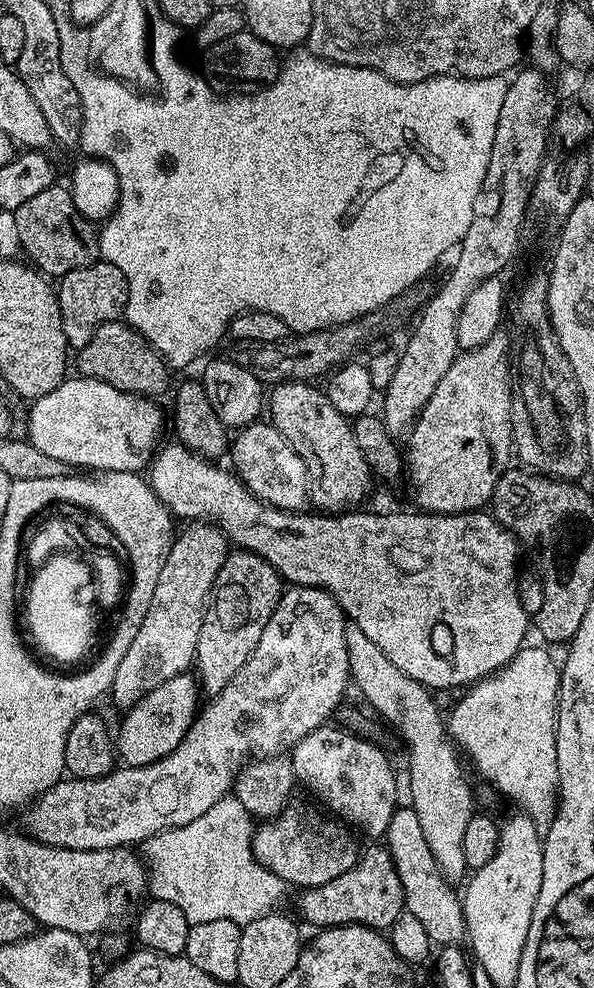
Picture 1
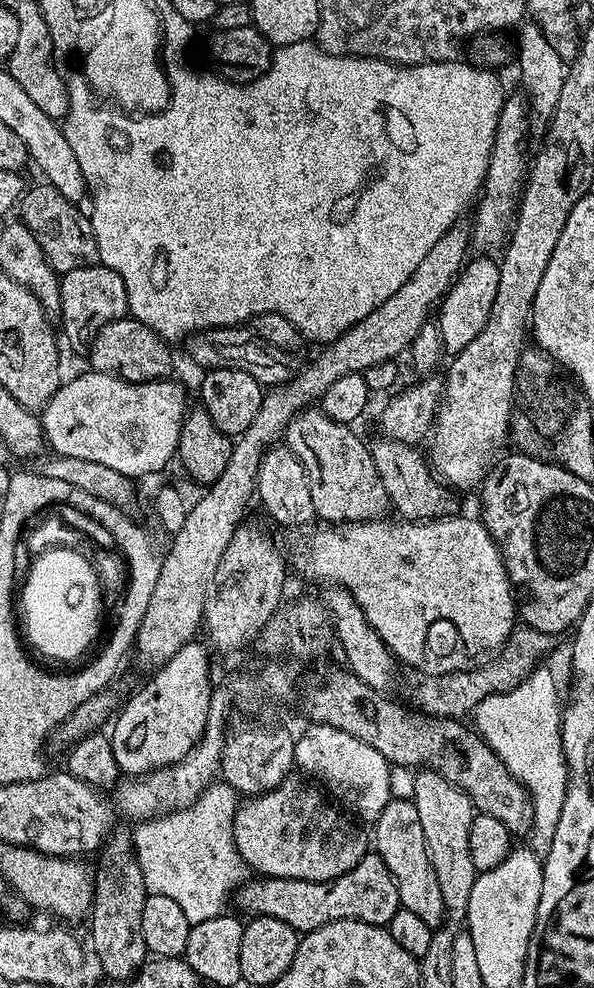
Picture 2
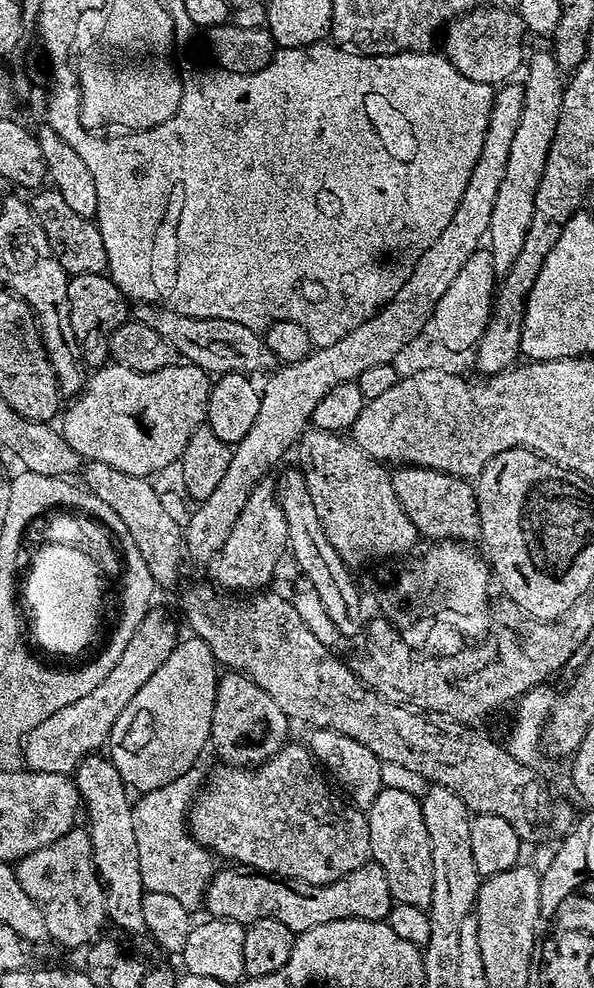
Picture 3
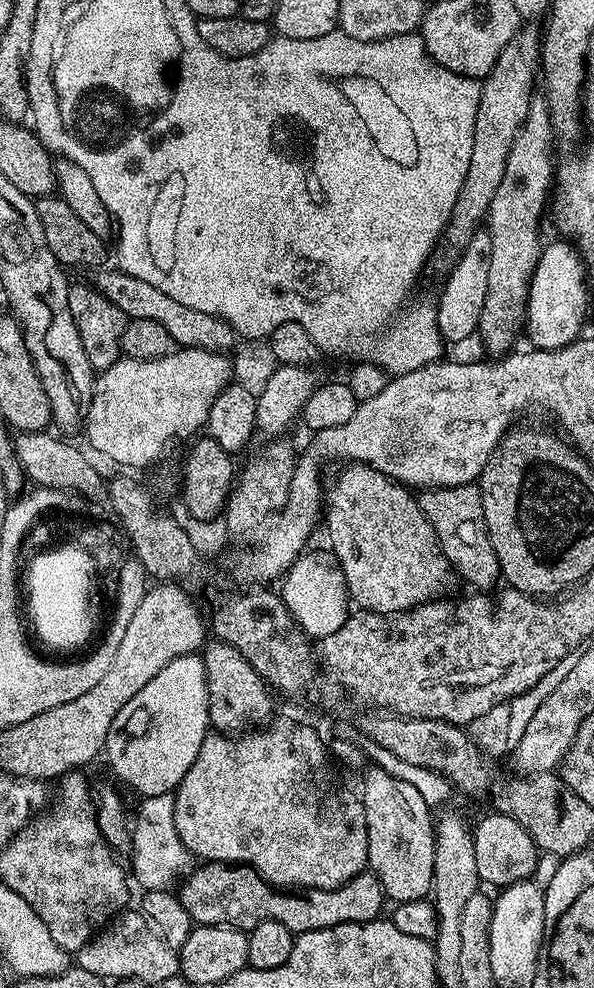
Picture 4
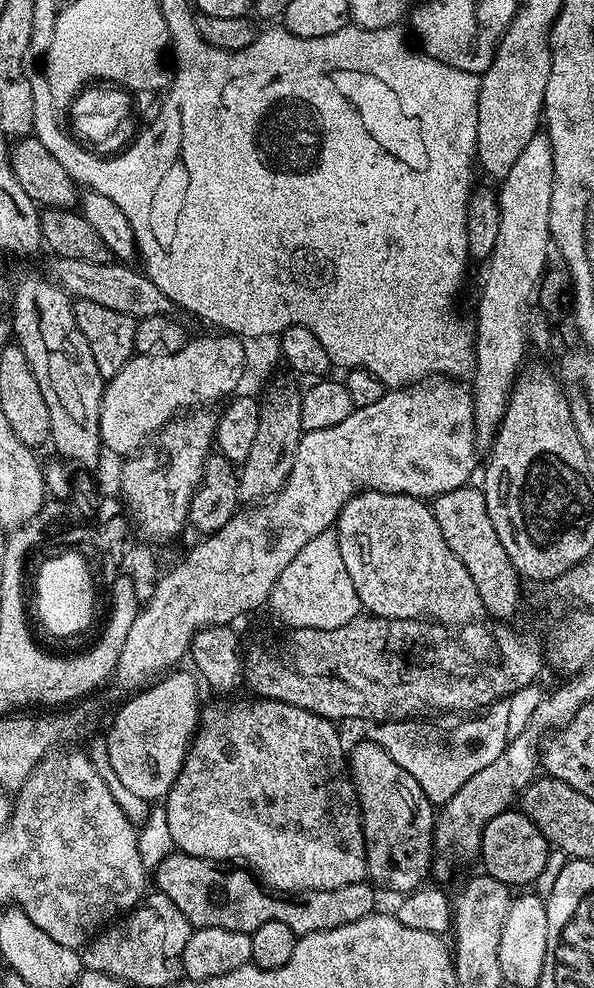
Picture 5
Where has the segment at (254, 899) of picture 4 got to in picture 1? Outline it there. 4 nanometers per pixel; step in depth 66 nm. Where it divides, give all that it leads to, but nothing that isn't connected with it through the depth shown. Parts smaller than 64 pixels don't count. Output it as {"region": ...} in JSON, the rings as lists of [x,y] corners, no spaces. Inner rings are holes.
{"region":[[[387,847],[368,848],[359,853],[358,859],[346,874],[338,874],[331,882],[322,886],[305,888],[300,895],[300,916],[308,924],[313,924],[313,929],[337,928],[343,924],[364,924],[367,928],[387,930],[406,910],[404,907],[404,891],[402,882],[398,882],[398,870],[394,866],[394,858],[388,853]]]}

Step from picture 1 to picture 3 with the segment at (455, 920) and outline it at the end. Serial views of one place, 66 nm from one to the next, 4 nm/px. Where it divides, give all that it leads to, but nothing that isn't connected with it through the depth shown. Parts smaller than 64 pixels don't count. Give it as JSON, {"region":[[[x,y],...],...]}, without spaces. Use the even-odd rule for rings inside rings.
{"region":[[[383,787],[366,815],[370,826],[371,859],[386,870],[393,901],[427,910],[434,894],[434,858],[430,858],[430,834],[426,834],[420,800],[406,794],[406,790]]]}

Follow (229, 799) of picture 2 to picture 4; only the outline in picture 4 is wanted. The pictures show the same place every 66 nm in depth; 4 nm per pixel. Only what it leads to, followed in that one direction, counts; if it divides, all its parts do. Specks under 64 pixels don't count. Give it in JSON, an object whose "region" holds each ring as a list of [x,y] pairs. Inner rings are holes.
{"region":[[[154,795],[143,797],[141,804],[136,812],[132,822],[130,832],[130,853],[132,852],[132,868],[130,864],[130,872],[133,881],[136,881],[142,886],[141,889],[148,891],[150,889],[167,889],[172,886],[172,882],[177,880],[189,869],[192,856],[188,848],[178,837],[177,826],[174,824],[174,804],[173,795]]]}

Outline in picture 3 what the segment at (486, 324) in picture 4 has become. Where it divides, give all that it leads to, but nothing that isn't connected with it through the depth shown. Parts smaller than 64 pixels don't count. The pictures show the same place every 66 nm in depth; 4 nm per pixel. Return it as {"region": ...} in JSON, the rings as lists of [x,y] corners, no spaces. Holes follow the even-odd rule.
{"region":[[[547,49],[538,50],[531,54],[529,60],[527,57],[525,70],[526,74],[522,77],[524,86],[522,115],[511,138],[506,171],[498,188],[487,235],[491,257],[494,258],[494,268],[500,276],[508,272],[513,265],[529,232],[530,219],[533,218],[534,194],[541,182],[549,144],[553,141],[558,118],[561,116],[564,78],[561,78],[562,70],[557,66],[555,56]]]}

